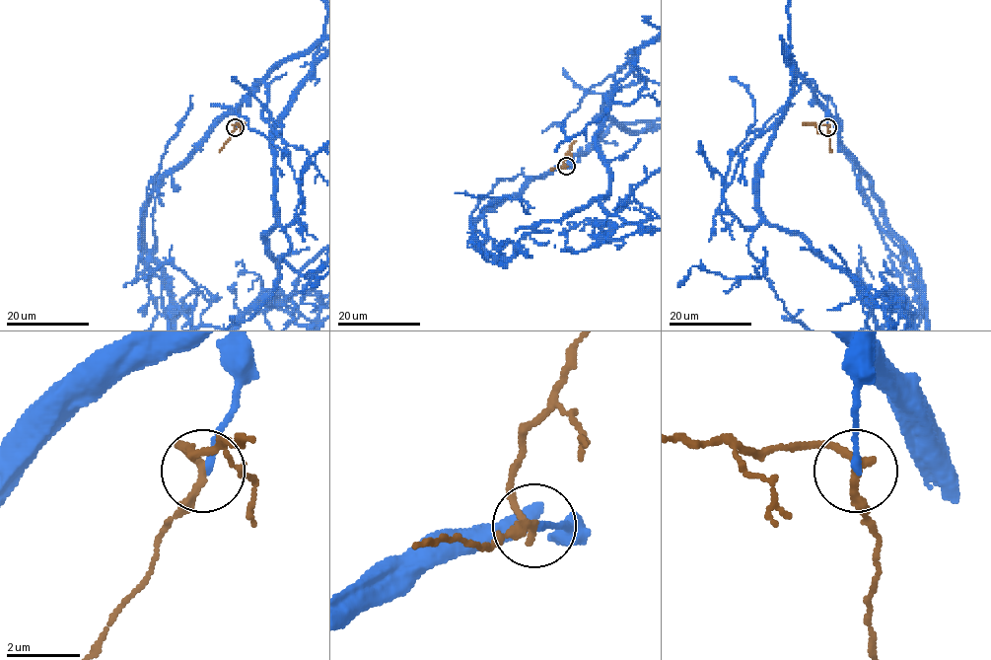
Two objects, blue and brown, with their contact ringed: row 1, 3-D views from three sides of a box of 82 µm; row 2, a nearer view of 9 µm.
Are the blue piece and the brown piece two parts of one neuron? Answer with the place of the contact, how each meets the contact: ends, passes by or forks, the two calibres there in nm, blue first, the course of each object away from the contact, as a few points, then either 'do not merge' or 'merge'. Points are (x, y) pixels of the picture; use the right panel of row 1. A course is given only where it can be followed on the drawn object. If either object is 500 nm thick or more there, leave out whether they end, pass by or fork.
at (827, 127); blue ends there; brown passes by; 170 nm thick on the blue side, 200 nm on the other; brown runs (828, 127), (825, 124), (802, 124); do not merge

